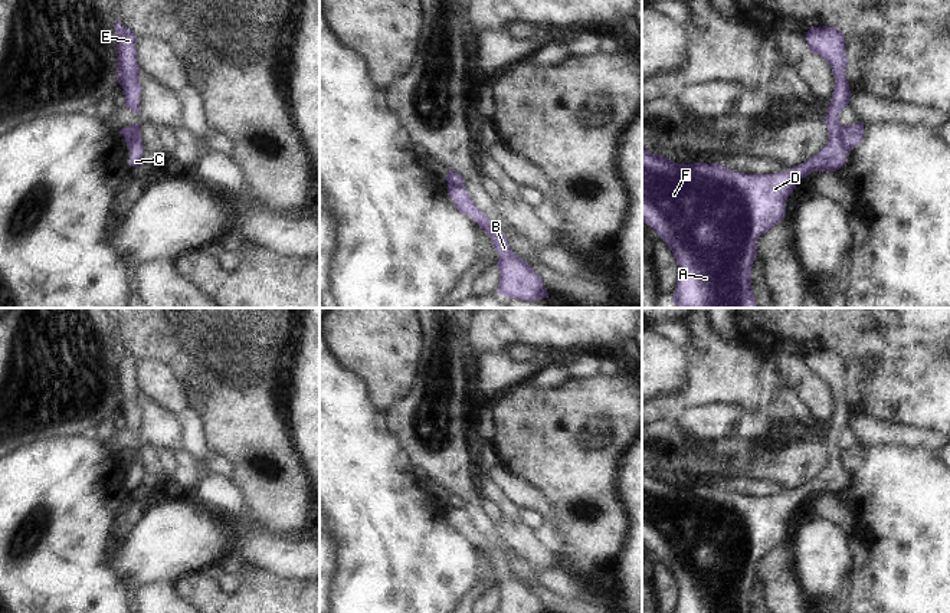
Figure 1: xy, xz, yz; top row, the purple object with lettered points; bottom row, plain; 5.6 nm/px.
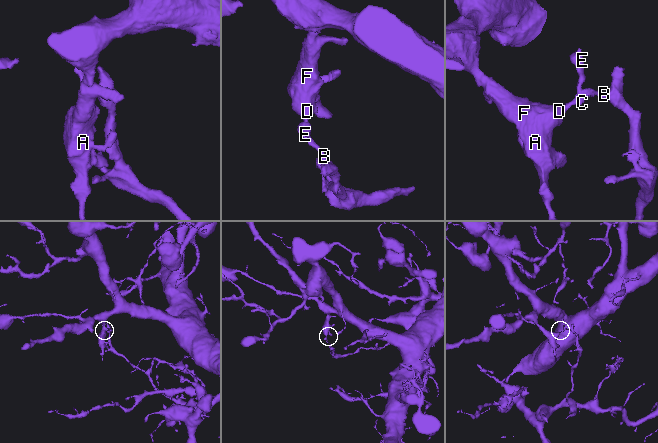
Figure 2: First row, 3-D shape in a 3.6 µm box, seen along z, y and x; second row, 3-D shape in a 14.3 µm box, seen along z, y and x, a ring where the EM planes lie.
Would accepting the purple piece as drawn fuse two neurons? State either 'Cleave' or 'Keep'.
Cleave.

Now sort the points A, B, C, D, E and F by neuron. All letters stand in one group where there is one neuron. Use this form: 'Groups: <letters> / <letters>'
Groups: A C D E F / B.

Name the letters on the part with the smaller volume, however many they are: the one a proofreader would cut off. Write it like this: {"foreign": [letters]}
{"foreign": ["B"]}

